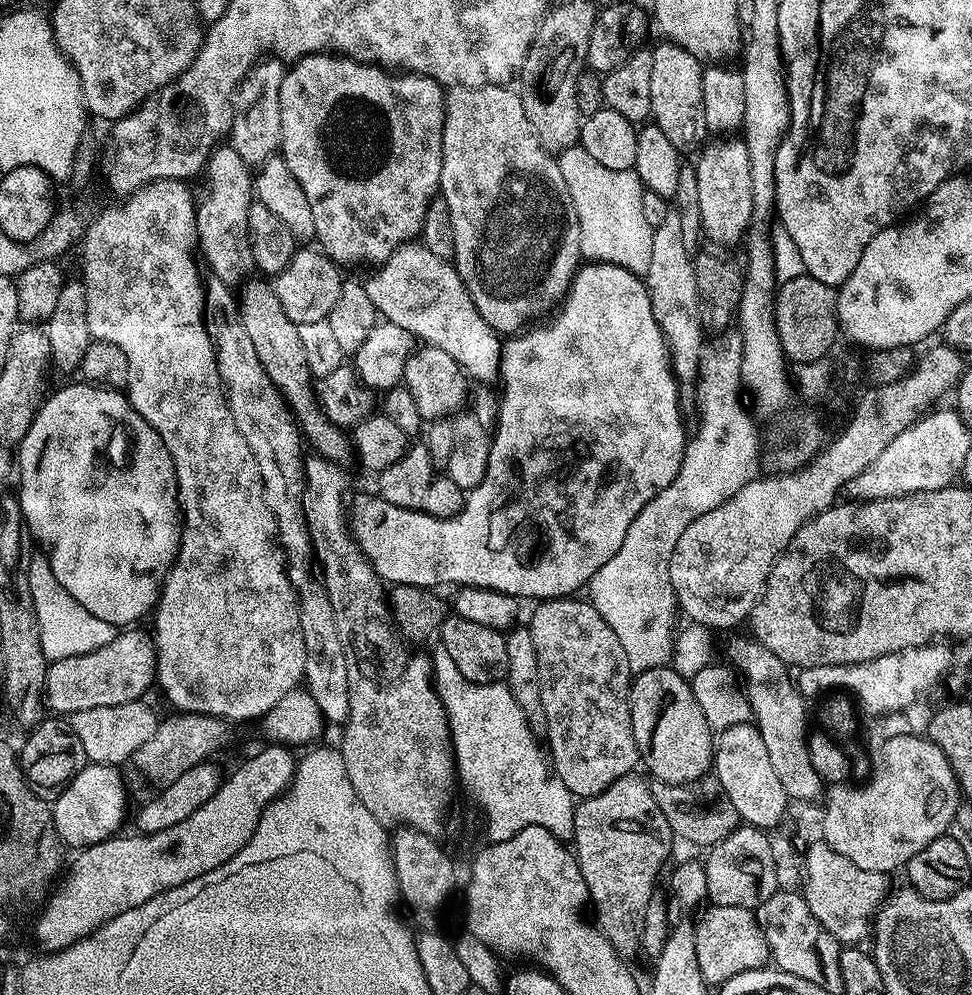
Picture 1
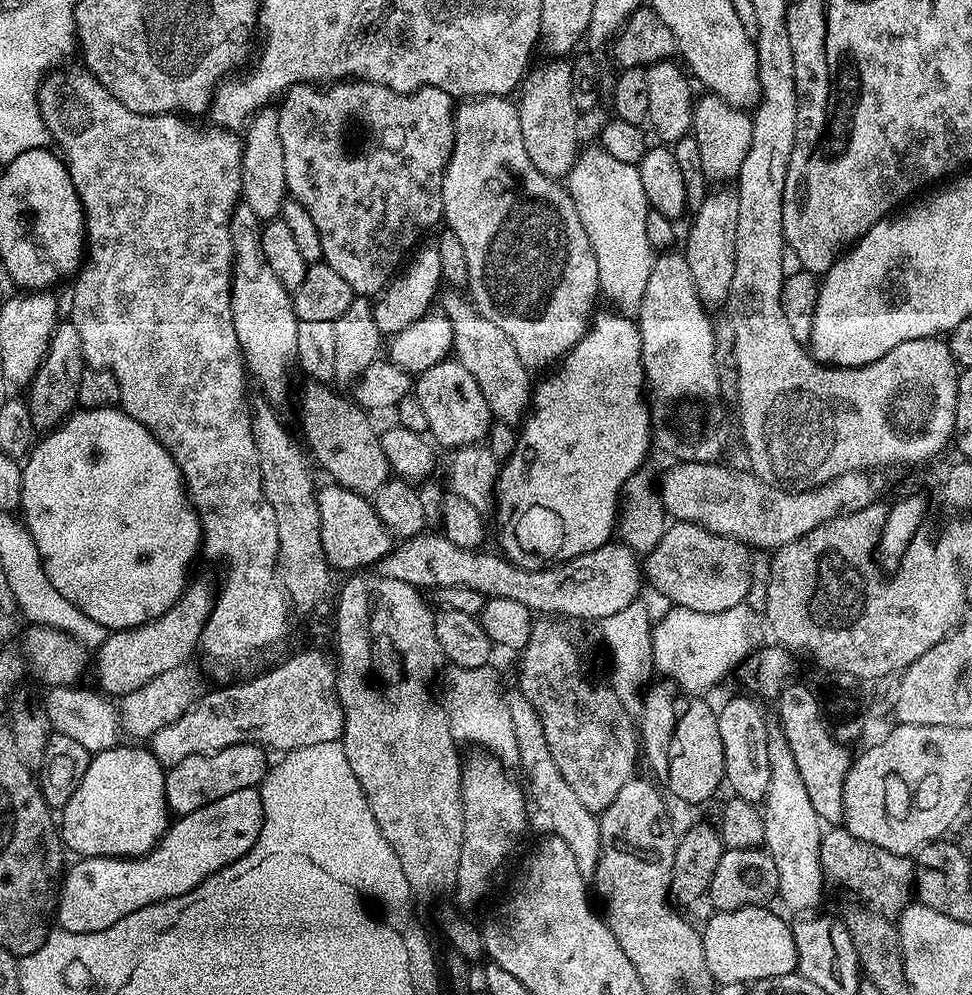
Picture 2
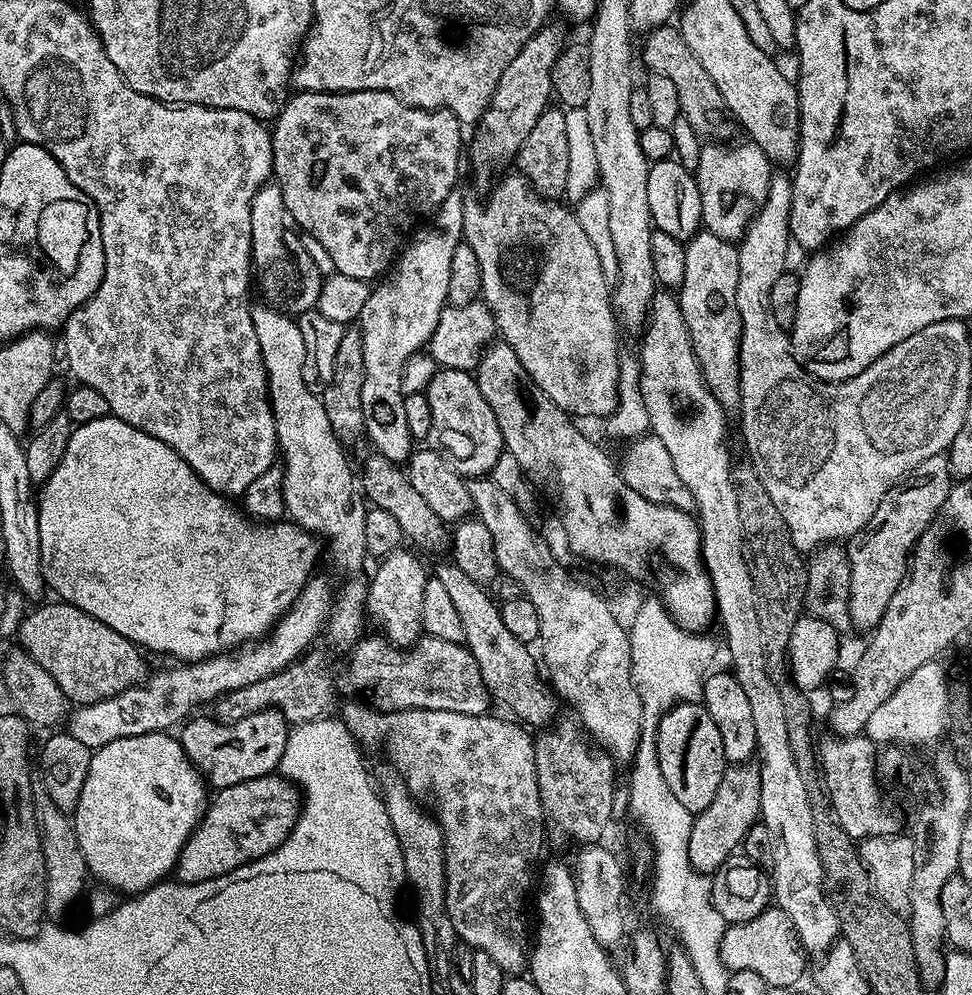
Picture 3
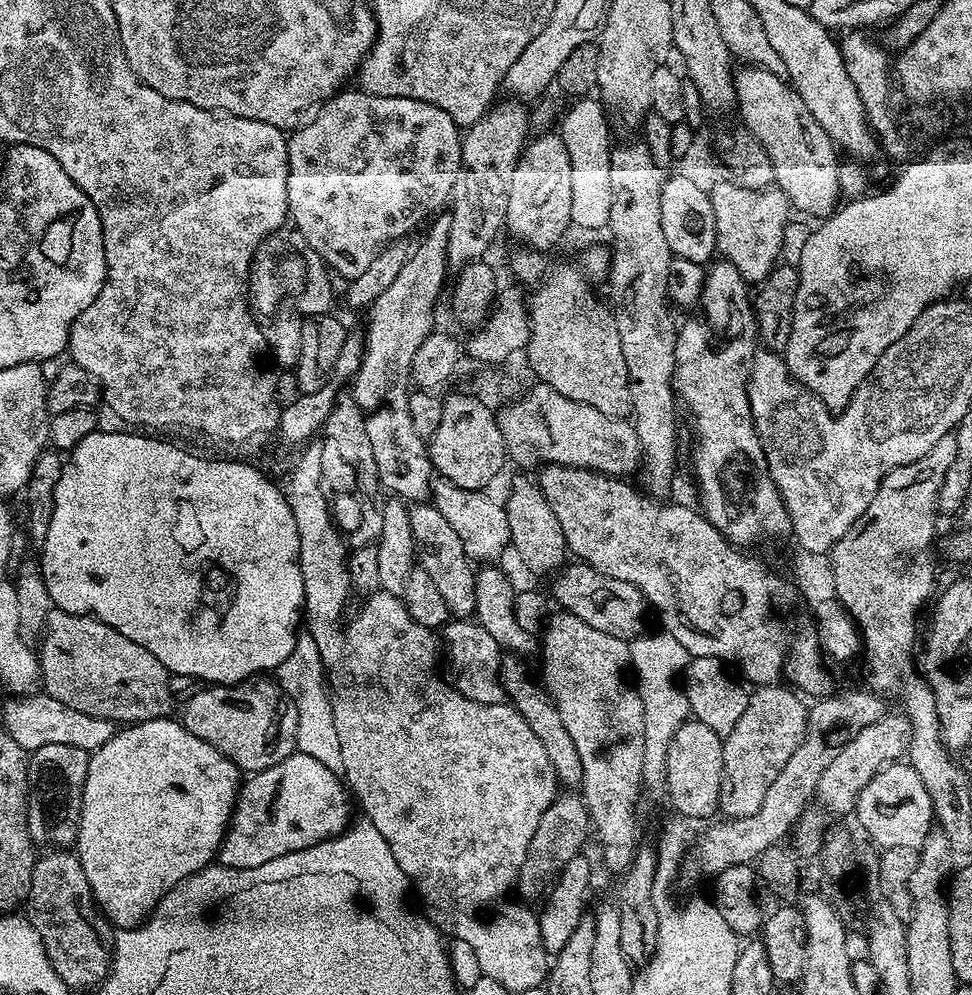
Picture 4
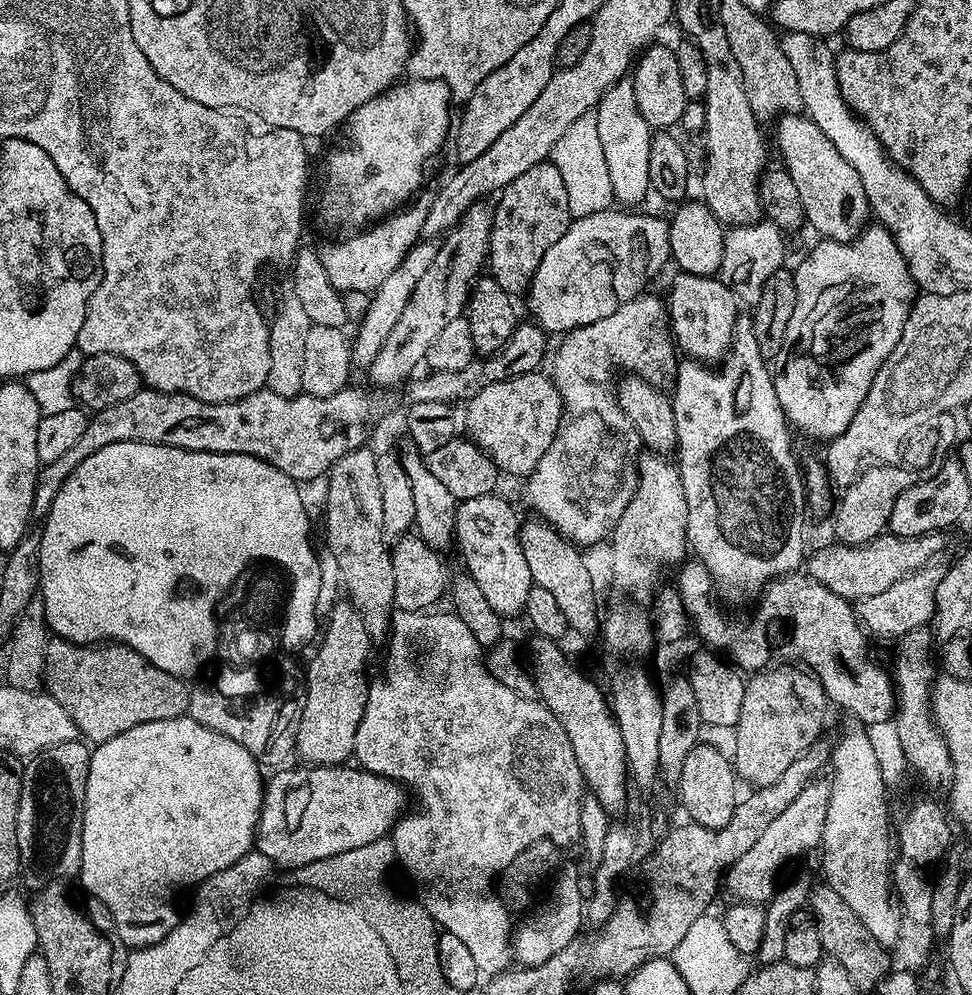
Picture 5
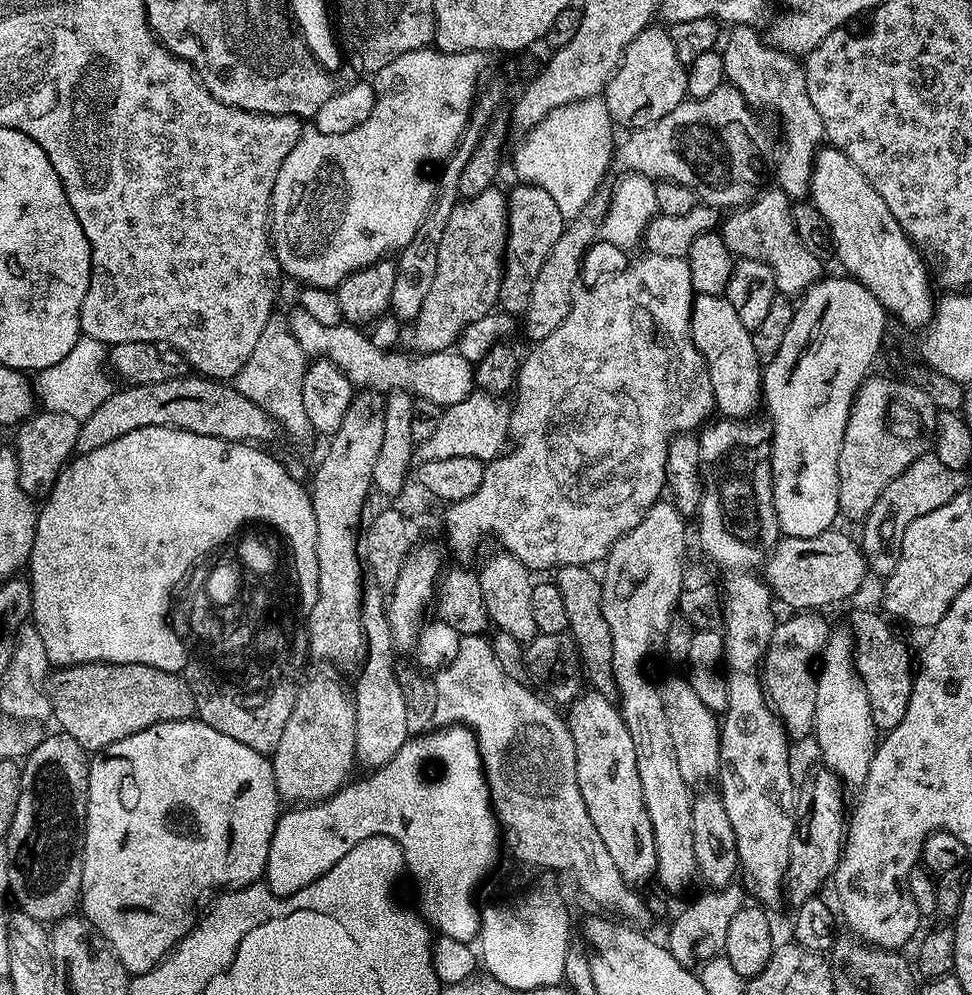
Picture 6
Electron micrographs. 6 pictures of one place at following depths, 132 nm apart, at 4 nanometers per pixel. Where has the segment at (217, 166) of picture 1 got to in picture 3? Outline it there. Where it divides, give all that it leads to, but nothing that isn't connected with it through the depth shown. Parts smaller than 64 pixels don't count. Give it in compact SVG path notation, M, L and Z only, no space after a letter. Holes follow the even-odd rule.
M267 303L256 304L252 309L252 317L254 318L254 326L256 327L256 333L258 334L258 346L262 350L262 362L264 363L264 369L266 370L266 378L268 379L268 401L272 407L272 413L274 414L274 430L276 431L276 443L278 445L279 455L282 457L282 467L284 470L284 510L285 513L295 523L299 524L301 528L306 532L312 533L317 538L323 538L332 540L329 542L326 548L332 551L332 564L336 568L341 568L344 572L356 572L360 568L360 559L365 559L366 553L364 550L364 514L366 511L365 501L362 499L361 493L358 491L357 485L354 483L354 470L348 466L348 460L344 457L345 445L336 437L334 430L330 426L330 418L326 418L326 410L324 409L323 399L317 393L312 392L306 386L306 378L302 378L302 366L304 365L304 359L306 358L306 346L302 342L302 330L299 323L293 317L289 316L287 311L274 308L276 306L269 306Z

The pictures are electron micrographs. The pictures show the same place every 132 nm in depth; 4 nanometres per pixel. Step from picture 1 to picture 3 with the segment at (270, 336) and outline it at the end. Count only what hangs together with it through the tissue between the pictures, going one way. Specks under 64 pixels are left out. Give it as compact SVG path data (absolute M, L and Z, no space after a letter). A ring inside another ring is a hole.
M372 454L372 457L365 462L364 469L358 472L358 484L371 507L390 510L390 514L394 514L398 526L402 526L405 541L413 540L417 544L417 546L415 545L417 549L425 548L428 552L447 553L449 551L449 525L434 514L433 510L430 510L425 499L411 486L405 469L401 465L391 464L386 457Z

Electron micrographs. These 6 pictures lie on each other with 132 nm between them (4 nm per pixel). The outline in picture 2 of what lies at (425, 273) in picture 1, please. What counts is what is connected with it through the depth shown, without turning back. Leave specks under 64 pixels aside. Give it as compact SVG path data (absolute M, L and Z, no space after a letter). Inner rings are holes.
M456 290L443 293L443 315L452 322L452 347L455 359L459 360L470 374L474 374L474 382L478 382L478 390L482 390L482 398L490 406L493 417L499 423L519 425L524 420L532 403L534 391L533 373L518 358L518 350L514 350L514 342L494 326L485 316L476 311L476 305L460 297Z

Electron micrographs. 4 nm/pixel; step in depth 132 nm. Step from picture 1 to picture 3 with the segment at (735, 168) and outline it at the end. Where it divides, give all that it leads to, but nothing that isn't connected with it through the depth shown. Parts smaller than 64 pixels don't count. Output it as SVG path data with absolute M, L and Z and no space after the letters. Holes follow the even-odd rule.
M701 230L686 244L686 278L678 289L680 309L686 318L686 330L700 363L700 369L709 390L718 398L725 410L732 410L740 403L740 335L742 318L738 314L738 254L739 247L731 240L718 238Z

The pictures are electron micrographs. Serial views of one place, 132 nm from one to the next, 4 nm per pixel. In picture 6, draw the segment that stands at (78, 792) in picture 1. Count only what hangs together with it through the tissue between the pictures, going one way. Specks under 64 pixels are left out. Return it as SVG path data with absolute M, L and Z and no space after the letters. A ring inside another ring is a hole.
M199 718L155 724L146 730L138 730L138 734L130 734L130 738L122 738L100 749L91 757L88 766L88 813L84 827L82 886L79 902L84 919L94 925L96 931L114 950L114 954L118 954L125 970L130 974L149 972L151 968L160 964L161 960L175 948L176 943L196 923L198 919L196 899L207 888L216 888L215 890L245 888L247 884L257 883L267 873L270 844L281 812L282 801L276 792L271 759L265 753L250 750L250 746L242 746L242 742L214 730L214 726L206 726Z

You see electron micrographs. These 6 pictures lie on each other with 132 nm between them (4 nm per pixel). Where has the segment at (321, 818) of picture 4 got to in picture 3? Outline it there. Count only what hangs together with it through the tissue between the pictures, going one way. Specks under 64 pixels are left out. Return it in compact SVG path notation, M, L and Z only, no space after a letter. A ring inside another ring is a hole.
M279 774L250 778L250 782L219 789L215 795L176 860L174 876L179 883L197 884L218 878L270 854L292 833L302 807L297 785Z

